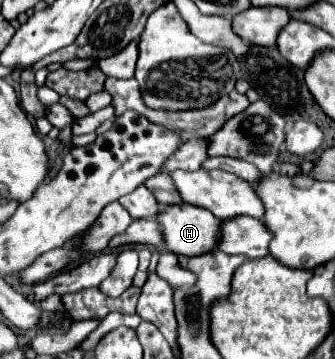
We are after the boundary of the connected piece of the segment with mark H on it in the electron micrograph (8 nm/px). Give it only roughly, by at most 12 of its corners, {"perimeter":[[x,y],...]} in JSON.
{"perimeter":[[178,204],[160,212],[170,252],[218,248],[222,222],[210,210]]}

